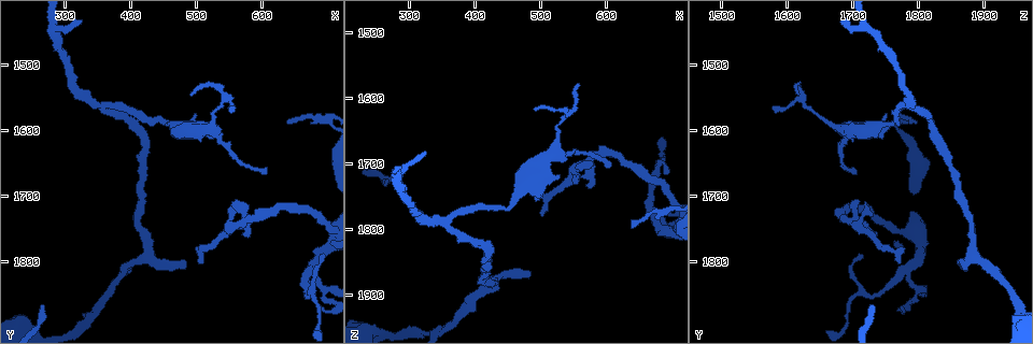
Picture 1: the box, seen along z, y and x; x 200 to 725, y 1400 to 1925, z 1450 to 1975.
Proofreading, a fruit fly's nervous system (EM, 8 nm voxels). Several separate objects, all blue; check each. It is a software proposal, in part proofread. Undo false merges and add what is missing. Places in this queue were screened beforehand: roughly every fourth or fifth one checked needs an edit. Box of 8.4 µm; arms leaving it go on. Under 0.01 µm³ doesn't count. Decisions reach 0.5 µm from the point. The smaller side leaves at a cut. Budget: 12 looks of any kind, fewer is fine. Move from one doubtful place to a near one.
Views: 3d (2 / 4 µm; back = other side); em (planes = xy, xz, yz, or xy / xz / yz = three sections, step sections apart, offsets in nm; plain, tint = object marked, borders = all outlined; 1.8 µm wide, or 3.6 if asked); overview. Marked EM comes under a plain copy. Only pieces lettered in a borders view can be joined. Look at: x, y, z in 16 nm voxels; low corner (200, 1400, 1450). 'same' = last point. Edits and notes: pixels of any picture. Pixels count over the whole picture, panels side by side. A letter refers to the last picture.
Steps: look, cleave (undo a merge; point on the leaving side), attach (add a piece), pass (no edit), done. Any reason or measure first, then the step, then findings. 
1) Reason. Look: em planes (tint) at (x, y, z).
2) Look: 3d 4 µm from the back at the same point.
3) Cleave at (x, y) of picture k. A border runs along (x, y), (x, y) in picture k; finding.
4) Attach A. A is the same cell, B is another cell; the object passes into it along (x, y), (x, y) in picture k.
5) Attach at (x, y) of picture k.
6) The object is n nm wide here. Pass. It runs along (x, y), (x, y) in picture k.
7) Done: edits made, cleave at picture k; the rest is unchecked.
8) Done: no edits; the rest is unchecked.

Branch stops here. Look: em xy step 4 (borders) at (485, 1805, 1865).

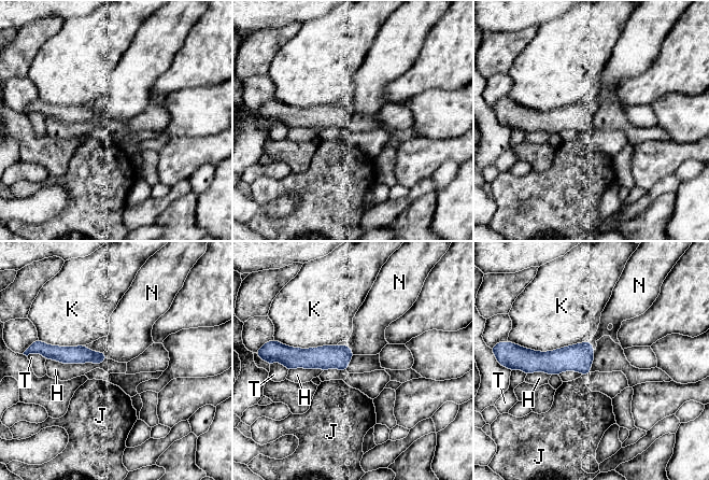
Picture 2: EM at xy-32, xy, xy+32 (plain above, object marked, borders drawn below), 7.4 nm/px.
Look: em xz step 16 (borders) at the same point.

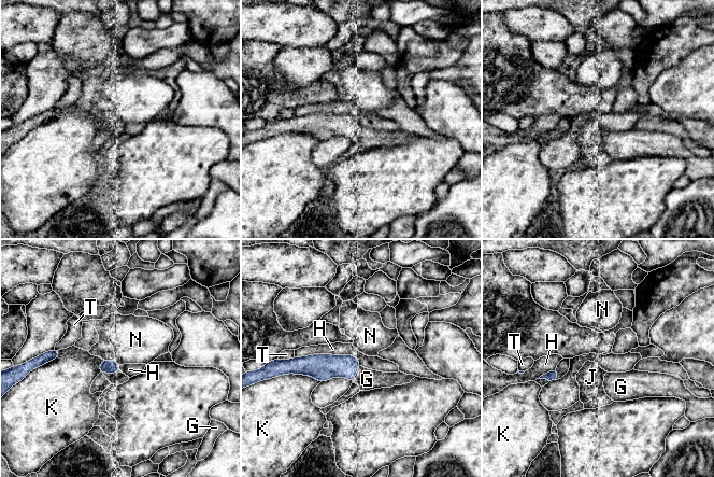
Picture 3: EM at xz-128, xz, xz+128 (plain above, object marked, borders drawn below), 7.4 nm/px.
Attach G. G is the same cell, H, J, K, N and T are other cells; the cell continues.

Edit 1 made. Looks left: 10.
Look: overview.

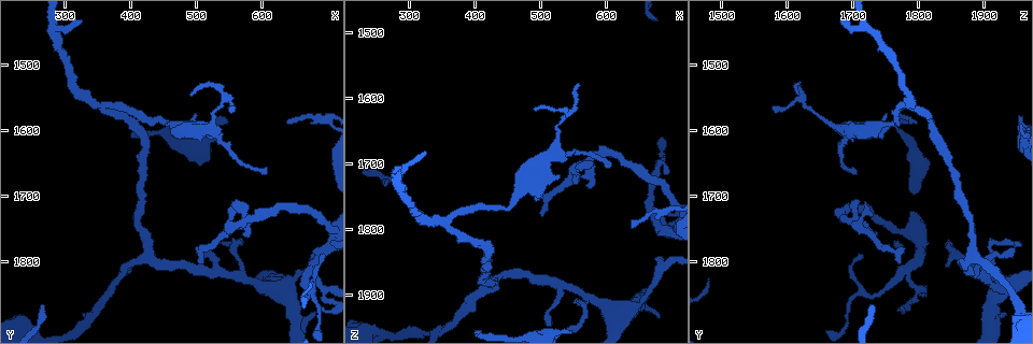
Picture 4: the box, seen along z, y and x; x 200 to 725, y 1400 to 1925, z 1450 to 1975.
Three-way junction. Look: 3d 4 µm at (670, 1810, 1785).

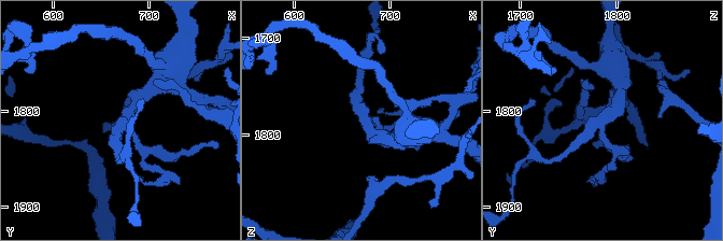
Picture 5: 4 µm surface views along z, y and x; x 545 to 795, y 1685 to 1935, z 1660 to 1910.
3 arms meet here. Look: em planes (borders) at (674, 1814, 1782).

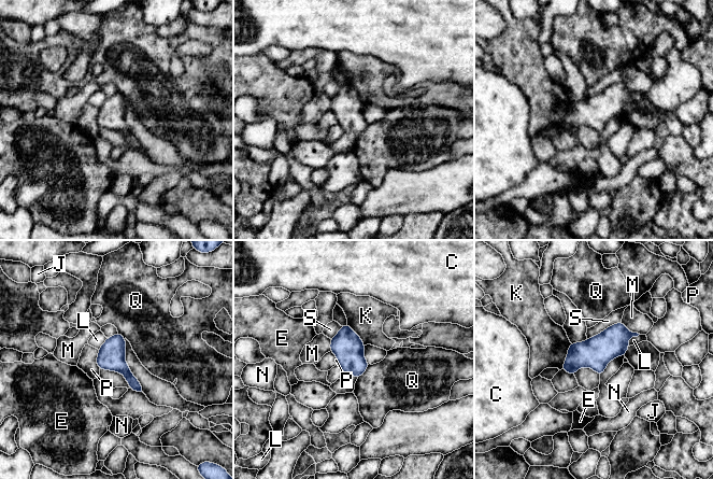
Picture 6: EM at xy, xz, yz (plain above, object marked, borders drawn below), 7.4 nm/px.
The object is 190 nm wide here. Pass. C, E, J, K, L, M, N, P, Q and S are other cells; a border runs along (369, 364), (358, 378) in picture 6; continuous, no second cell.

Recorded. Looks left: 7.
Free end. Look: em planes (borders) at (555, 1565, 1580).

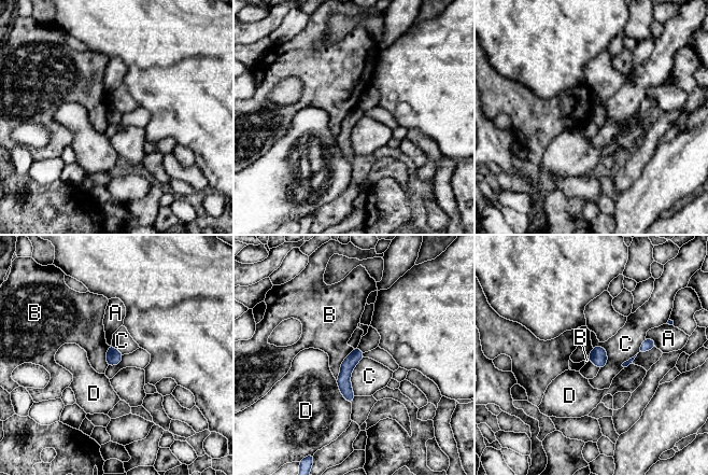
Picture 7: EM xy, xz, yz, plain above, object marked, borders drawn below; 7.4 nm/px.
Pass. A, B, C and D are other cells; a border runs along (354, 349), (336, 379) in picture 7; no lettered piece goes on from it.

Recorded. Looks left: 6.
Free end. Look: 3d 2 µm at (500, 1575, 1750).

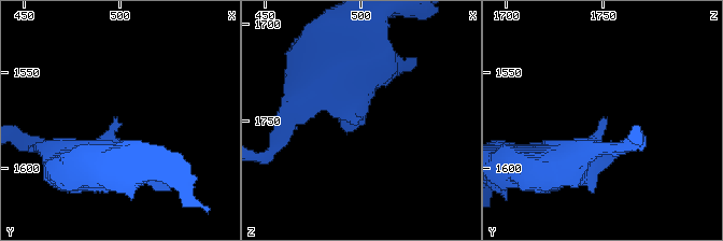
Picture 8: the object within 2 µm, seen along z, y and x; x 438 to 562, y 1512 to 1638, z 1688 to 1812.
Look: em 3.6 µm planes (borders) at (499, 1576, 1752).

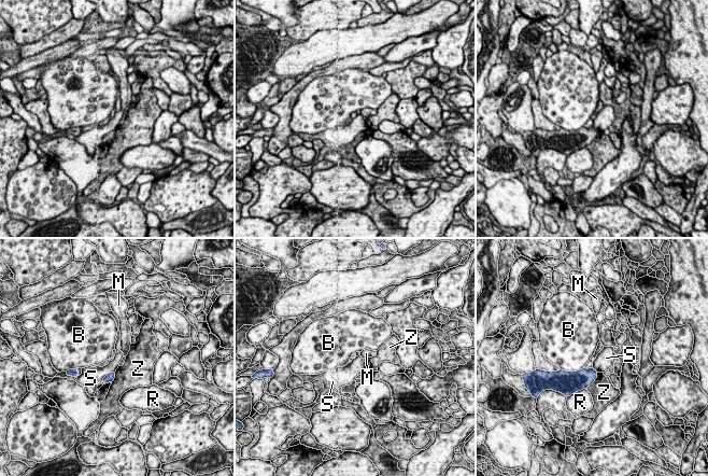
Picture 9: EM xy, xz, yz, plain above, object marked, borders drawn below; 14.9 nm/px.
Pass. B, M, R, S and Z are other cells; a border runs along (114, 370), (110, 372), (102, 379) in picture 9; no lettered piece goes on from it.

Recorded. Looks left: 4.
Done: edits made, attach at picture 3; the rest is unchecked.

